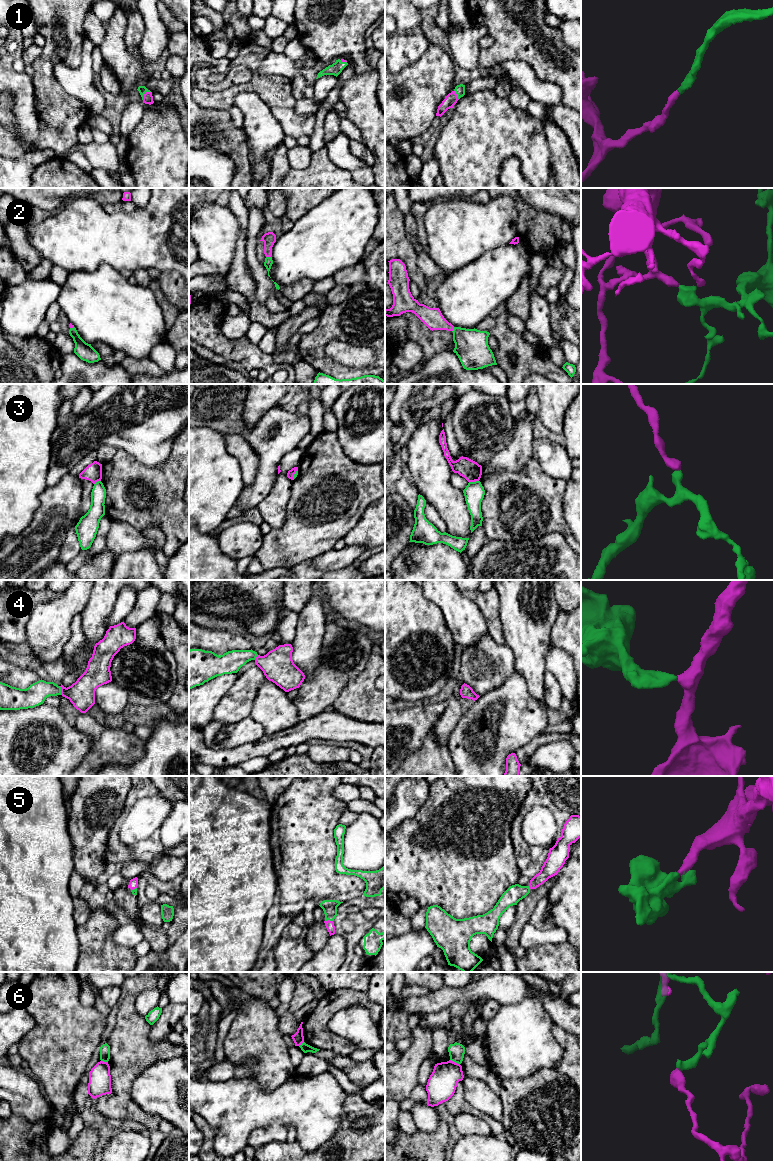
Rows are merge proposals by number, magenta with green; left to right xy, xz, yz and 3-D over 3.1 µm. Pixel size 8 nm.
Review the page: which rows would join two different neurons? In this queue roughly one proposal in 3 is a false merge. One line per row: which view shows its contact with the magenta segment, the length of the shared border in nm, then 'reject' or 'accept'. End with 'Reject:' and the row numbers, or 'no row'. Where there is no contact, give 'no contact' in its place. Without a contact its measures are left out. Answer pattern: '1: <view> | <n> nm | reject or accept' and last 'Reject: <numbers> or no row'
1: xy | 100 nm | accept
2: xz | 40 nm | accept
3: yz | 80 nm | reject
4: xy | 70 nm | accept
5: xz | 60 nm | accept
6: yz | 90 nm | reject
Reject: 3, 6

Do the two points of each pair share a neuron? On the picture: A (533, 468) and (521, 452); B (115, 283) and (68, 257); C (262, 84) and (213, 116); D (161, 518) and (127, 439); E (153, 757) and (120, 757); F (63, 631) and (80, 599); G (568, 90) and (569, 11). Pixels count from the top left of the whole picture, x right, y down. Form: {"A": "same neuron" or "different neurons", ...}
{"A": "different neurons", "B": "different neurons", "C": "different neurons", "D": "different neurons", "E": "different neurons", "F": "same neuron", "G": "different neurons"}

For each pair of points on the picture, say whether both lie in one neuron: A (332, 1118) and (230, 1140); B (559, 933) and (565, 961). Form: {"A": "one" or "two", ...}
{"A": "one", "B": "two"}

